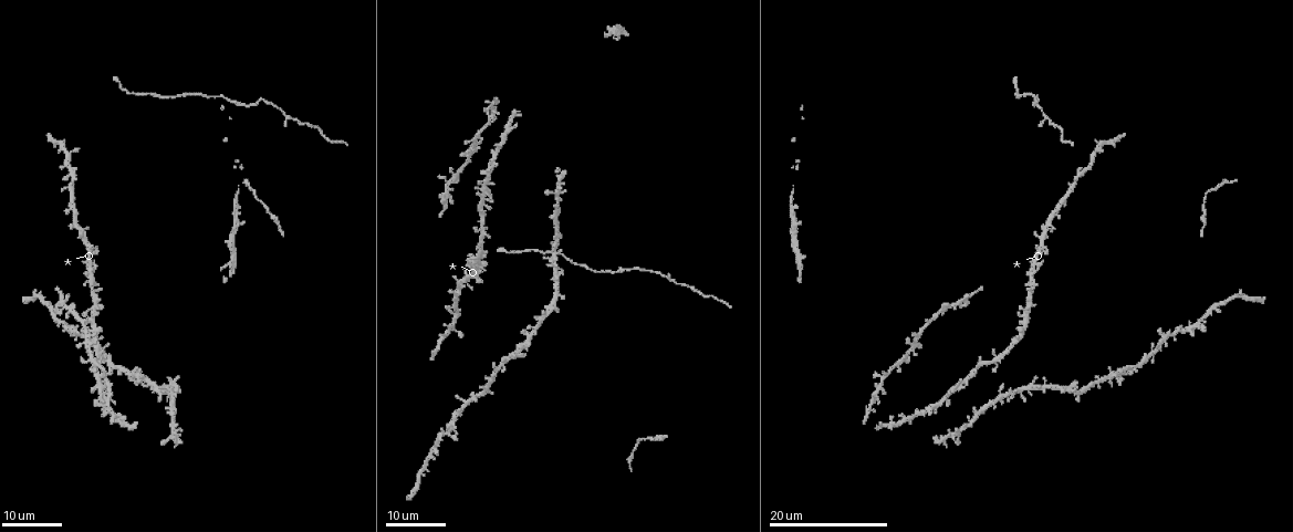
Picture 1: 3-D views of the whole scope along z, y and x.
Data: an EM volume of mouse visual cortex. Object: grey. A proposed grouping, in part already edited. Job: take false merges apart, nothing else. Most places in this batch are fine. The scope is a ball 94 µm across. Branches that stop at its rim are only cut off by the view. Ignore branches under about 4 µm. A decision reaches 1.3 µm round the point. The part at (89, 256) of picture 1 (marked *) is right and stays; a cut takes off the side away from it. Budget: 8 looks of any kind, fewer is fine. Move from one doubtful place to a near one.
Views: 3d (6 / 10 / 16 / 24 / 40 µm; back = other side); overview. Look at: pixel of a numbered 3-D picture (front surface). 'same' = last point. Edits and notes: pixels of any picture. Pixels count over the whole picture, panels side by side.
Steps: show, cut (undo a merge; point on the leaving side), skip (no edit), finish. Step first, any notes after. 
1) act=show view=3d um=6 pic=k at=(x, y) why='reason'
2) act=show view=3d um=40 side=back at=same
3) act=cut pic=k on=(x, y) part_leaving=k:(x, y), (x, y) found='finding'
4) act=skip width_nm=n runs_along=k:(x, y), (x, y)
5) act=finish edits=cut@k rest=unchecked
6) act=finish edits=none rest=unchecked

act=show view=3d um=24 pic=1 at=(63, 295) why='sudden change in width'

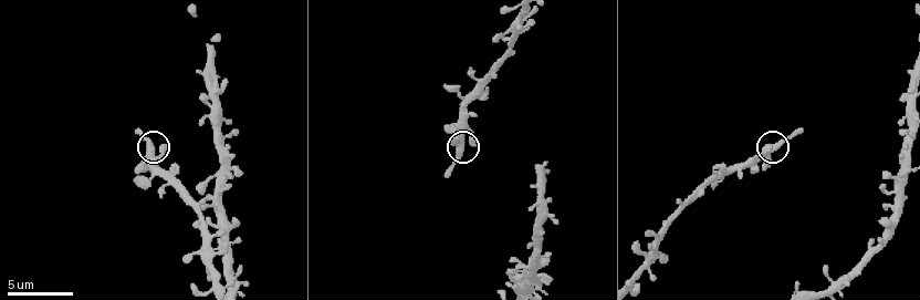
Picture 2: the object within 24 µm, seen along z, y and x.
act=show view=3d um=10 pic=2 at=(777, 147)

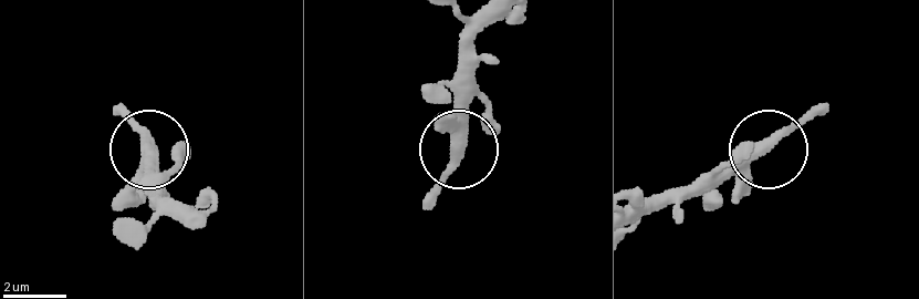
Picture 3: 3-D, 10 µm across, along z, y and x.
act=skip runs_along=3:(486, 16), (472, 48), (465, 135), (432, 204) found='all the same cell'

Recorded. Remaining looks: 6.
act=show view=3d um=24 pic=1 at=(108, 373)

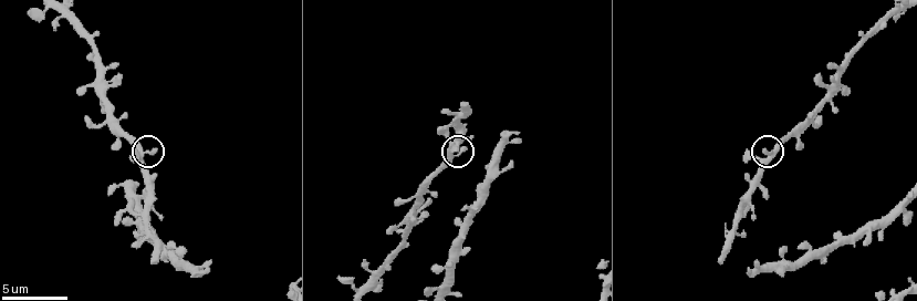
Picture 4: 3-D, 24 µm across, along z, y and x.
act=show view=3d um=10 pic=4 at=(143, 150)

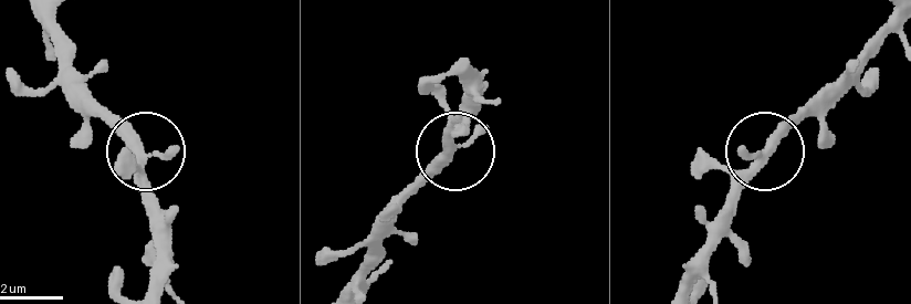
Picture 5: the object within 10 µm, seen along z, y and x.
act=skip found='continuous, no second cell'

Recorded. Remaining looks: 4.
act=show view=3d um=10 pic=4 at=(462, 126) why='branch point'

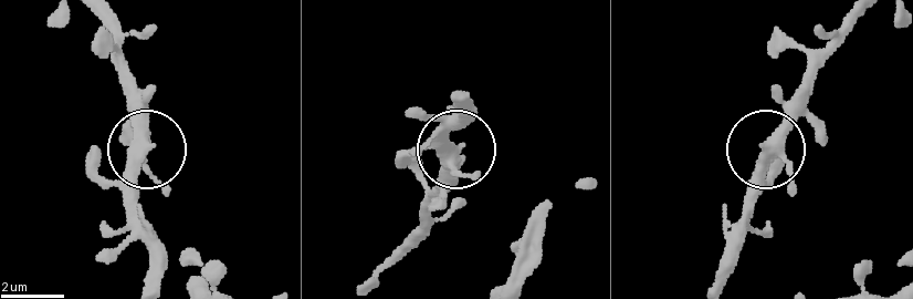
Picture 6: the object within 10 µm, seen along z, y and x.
act=skip width_nm=360 found='continuous, no second cell'

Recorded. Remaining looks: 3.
act=show view=3d um=24 pic=1 at=(63, 142) why='arms run side by side'

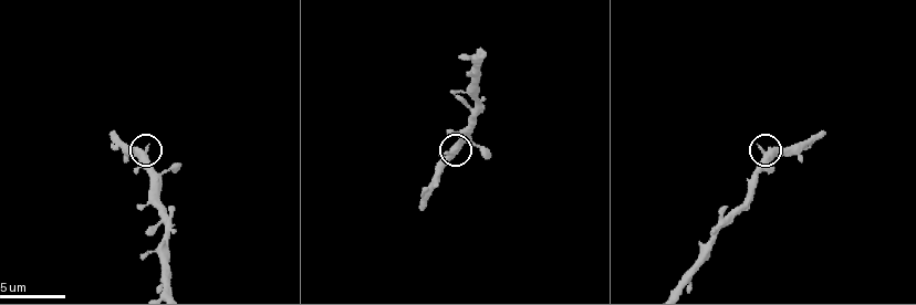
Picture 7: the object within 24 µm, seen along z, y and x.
act=show view=3d um=6 pic=7 at=(766, 153)

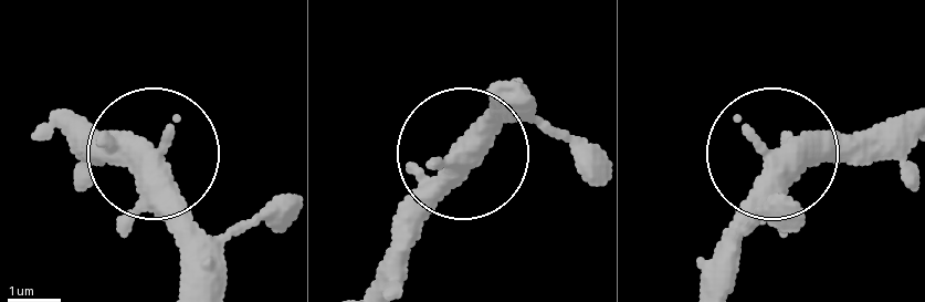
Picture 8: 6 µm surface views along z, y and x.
act=skip arms=3 runs_along=8:(212, 280), (147, 147), (72, 147) found='continuous, no second cell'

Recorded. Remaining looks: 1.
act=finish edits=none rest=unchecked

